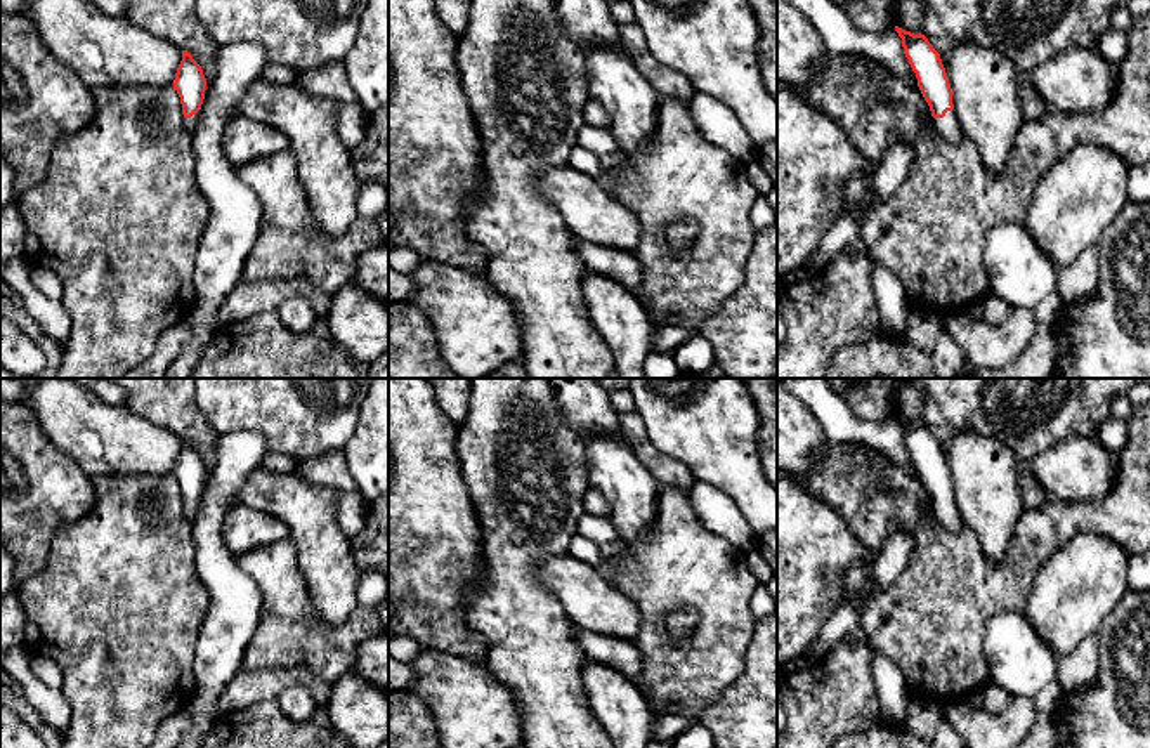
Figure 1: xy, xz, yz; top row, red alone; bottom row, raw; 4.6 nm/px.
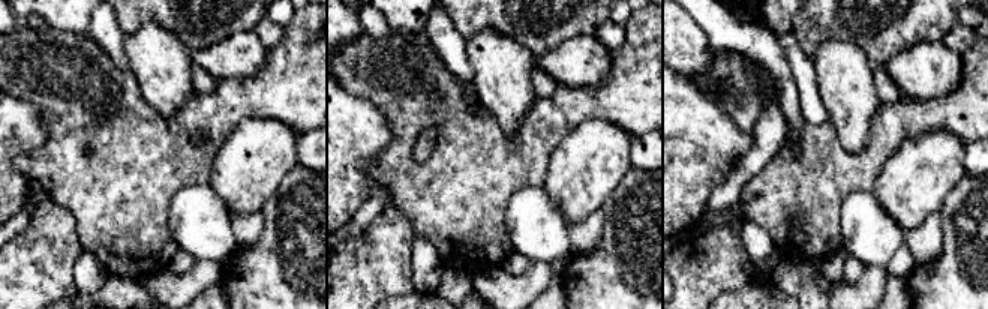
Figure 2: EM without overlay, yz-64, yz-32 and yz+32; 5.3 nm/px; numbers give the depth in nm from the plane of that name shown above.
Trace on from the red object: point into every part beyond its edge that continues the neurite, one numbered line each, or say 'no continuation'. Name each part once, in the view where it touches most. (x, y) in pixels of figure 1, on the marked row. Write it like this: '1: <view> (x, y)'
1: yz (947, 127)

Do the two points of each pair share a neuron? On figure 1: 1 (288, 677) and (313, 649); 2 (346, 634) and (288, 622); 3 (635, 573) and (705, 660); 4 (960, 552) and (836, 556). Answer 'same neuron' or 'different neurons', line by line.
1: different neurons
2: same neuron
3: same neuron
4: different neurons

